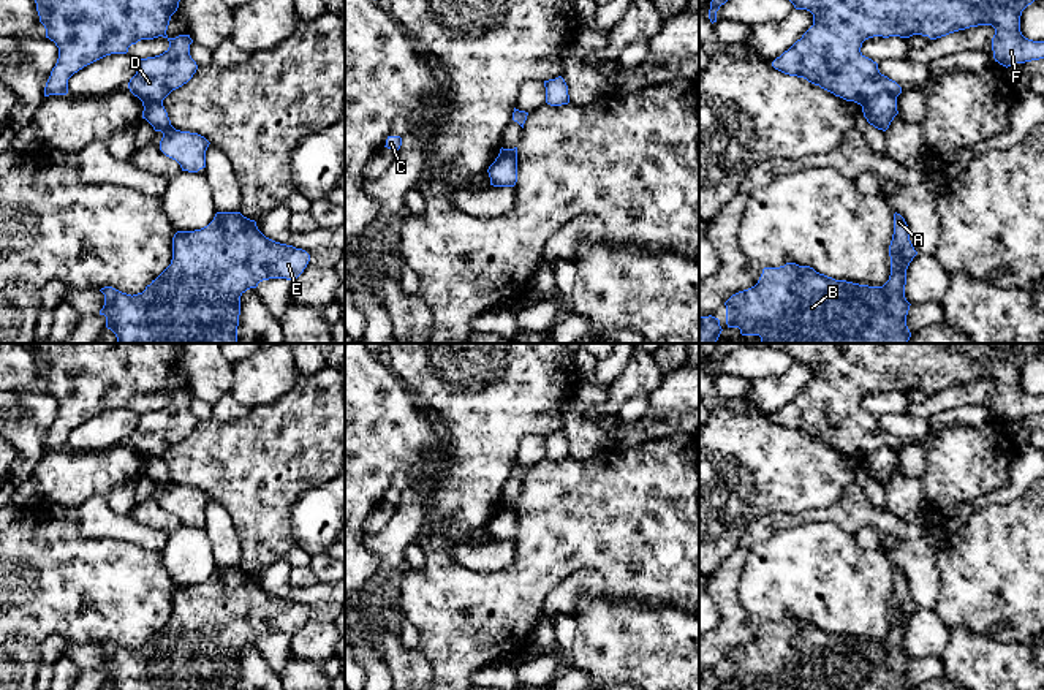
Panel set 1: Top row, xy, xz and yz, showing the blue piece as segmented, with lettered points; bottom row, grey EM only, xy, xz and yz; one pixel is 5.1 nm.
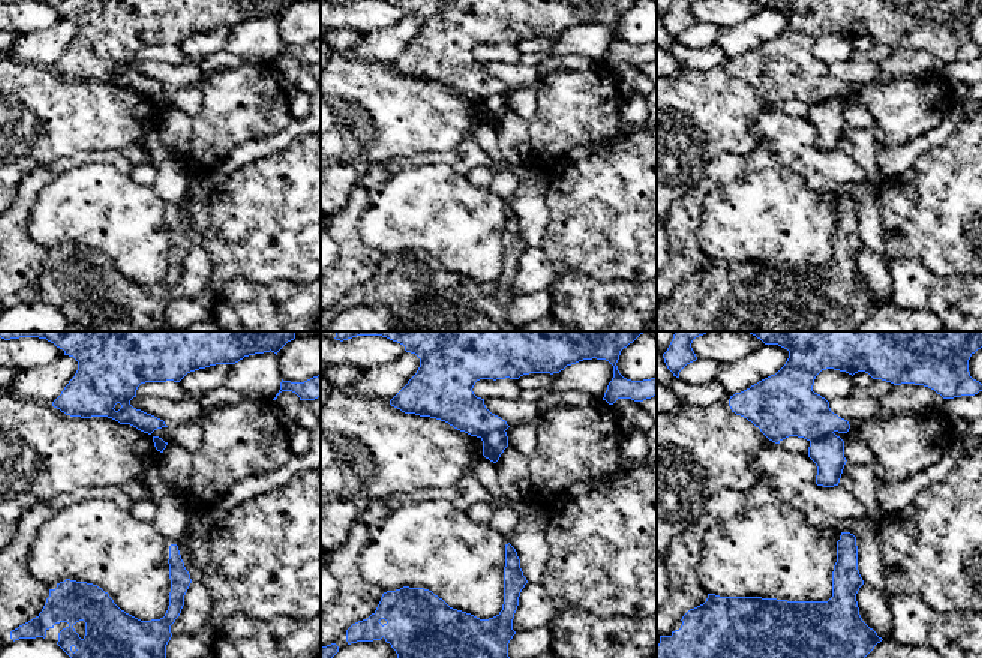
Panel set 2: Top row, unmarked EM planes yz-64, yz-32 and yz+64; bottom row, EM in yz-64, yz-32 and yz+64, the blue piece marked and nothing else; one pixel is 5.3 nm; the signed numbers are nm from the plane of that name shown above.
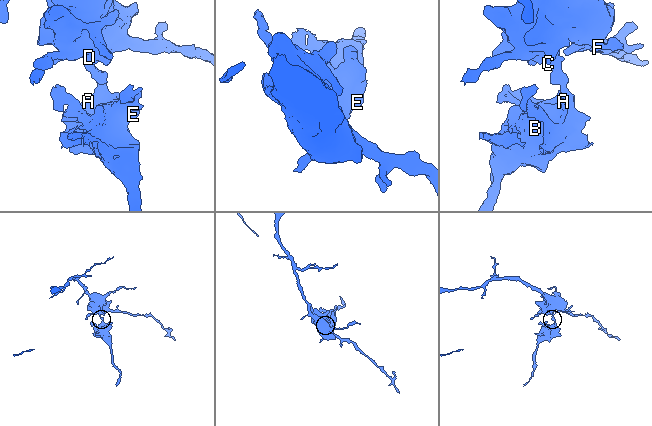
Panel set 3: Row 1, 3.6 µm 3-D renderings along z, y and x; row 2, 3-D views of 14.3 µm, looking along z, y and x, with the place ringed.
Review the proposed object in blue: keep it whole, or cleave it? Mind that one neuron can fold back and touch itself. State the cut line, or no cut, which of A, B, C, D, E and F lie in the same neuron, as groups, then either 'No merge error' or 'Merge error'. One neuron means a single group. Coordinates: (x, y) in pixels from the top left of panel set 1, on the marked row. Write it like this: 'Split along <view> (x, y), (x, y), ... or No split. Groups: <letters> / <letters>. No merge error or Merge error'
Split along yz (896, 95), (878, 94), (861, 105). Groups: A B E / C D F. Merge error

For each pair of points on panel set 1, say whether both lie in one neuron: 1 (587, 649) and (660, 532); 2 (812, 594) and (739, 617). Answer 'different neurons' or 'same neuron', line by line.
1: different neurons
2: different neurons

